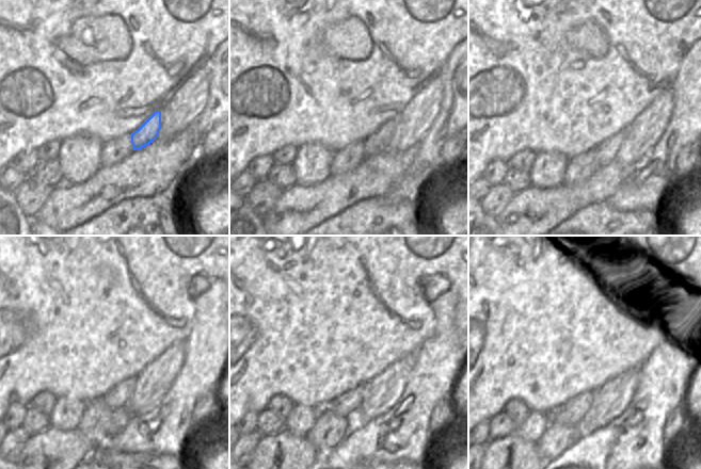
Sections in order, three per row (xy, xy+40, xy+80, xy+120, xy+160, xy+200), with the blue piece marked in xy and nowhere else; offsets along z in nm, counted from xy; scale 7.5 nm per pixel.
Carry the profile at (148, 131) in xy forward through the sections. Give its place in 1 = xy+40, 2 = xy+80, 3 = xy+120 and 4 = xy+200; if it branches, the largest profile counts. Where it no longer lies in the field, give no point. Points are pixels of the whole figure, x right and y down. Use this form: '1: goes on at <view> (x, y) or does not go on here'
1: goes on at xy+40 (378, 142)
2: goes on at xy+80 (606, 151)
3: goes on at xy+120 (118, 398)
4: goes on at xy+200 (571, 413)

